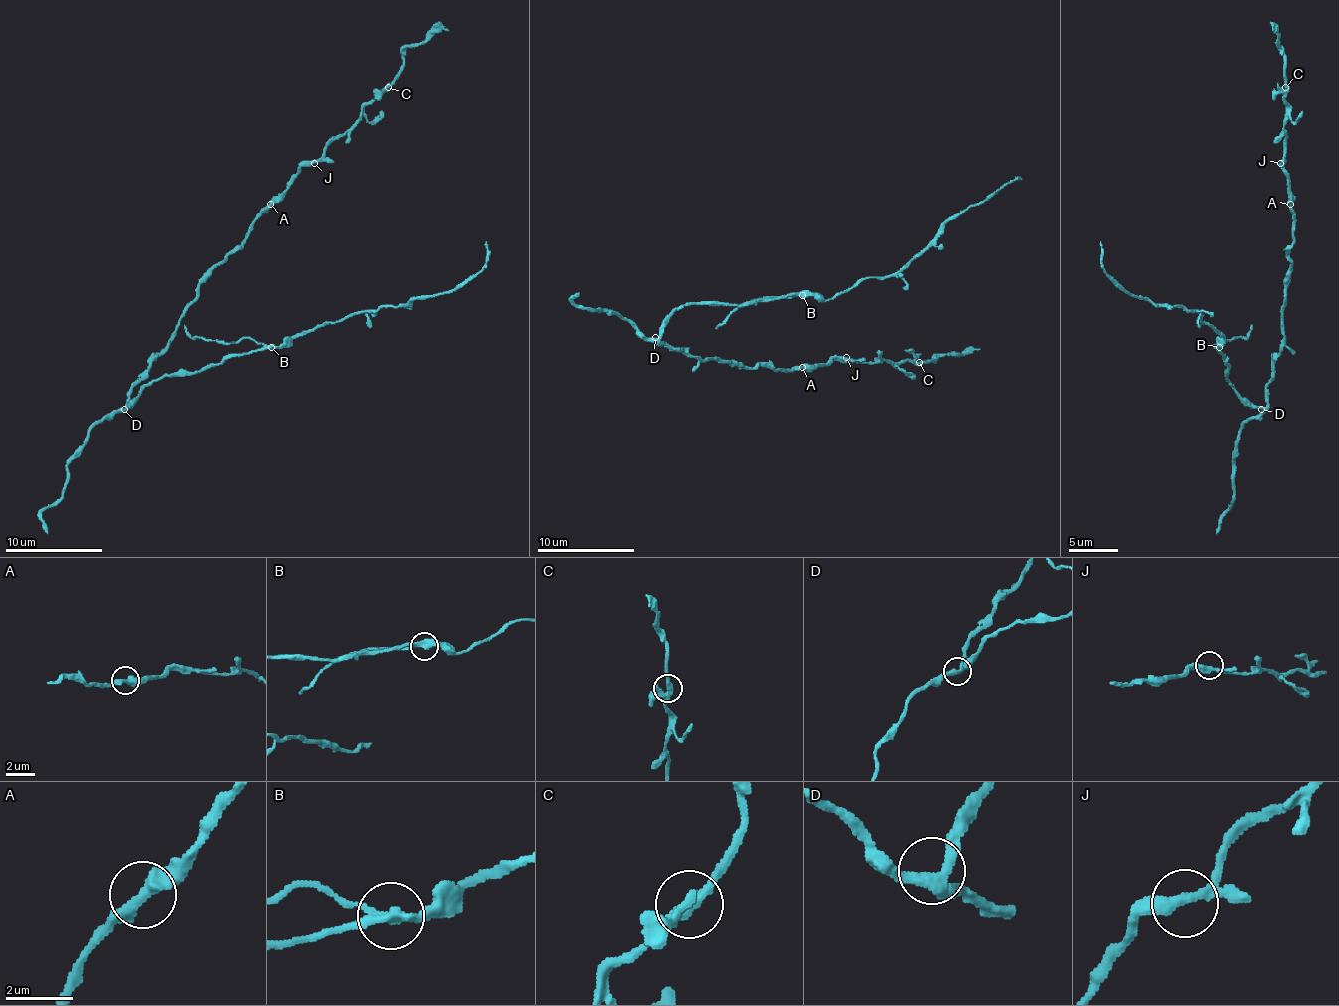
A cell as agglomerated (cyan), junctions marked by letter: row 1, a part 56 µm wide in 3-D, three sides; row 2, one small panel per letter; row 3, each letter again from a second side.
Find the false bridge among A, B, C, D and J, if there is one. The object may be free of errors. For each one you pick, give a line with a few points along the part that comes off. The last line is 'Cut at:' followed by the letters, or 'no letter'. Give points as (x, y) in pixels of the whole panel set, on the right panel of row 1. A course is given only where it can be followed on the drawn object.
B: (1219, 346), (1219, 339), (1222, 343), (1244, 336), (1251, 324)
Cut at: B

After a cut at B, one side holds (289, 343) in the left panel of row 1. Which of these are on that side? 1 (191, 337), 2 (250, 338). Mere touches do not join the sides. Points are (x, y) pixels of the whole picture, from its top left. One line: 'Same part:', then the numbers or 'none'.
Same part: none

